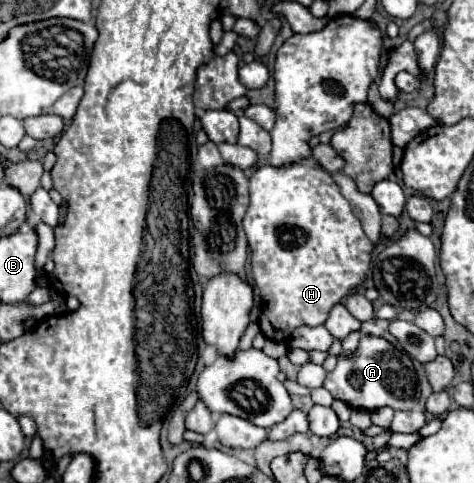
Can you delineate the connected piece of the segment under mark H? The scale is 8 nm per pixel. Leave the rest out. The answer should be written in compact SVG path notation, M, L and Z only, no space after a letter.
M290 163L282 167L258 165L250 175L250 207L244 217L244 231L252 249L252 275L262 295L260 329L272 341L286 341L300 325L322 325L328 311L358 289L370 269L374 245L364 235L360 221L332 183L332 177L314 165Z

